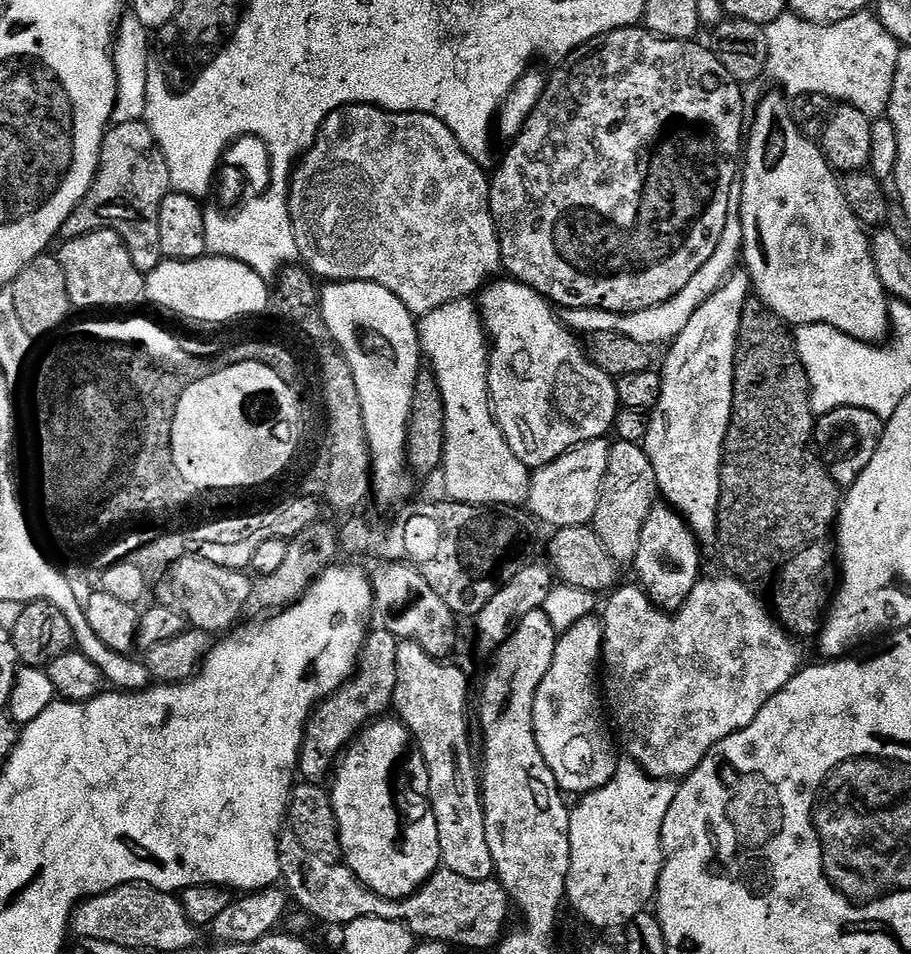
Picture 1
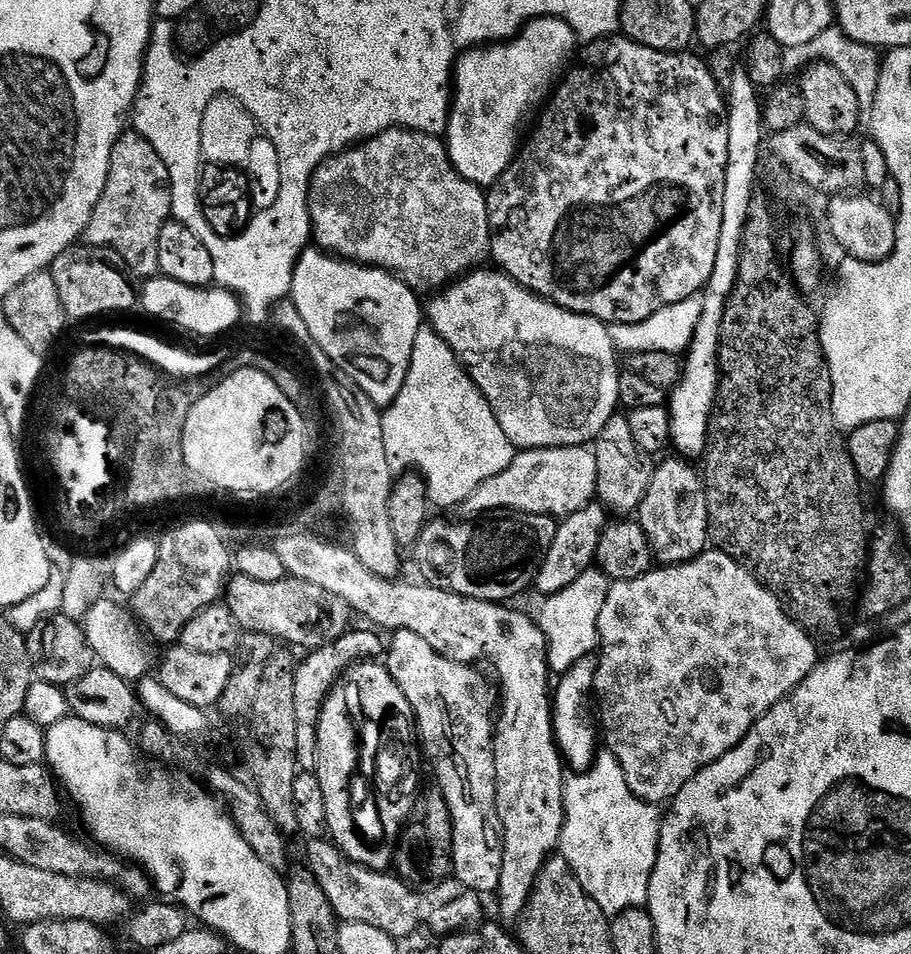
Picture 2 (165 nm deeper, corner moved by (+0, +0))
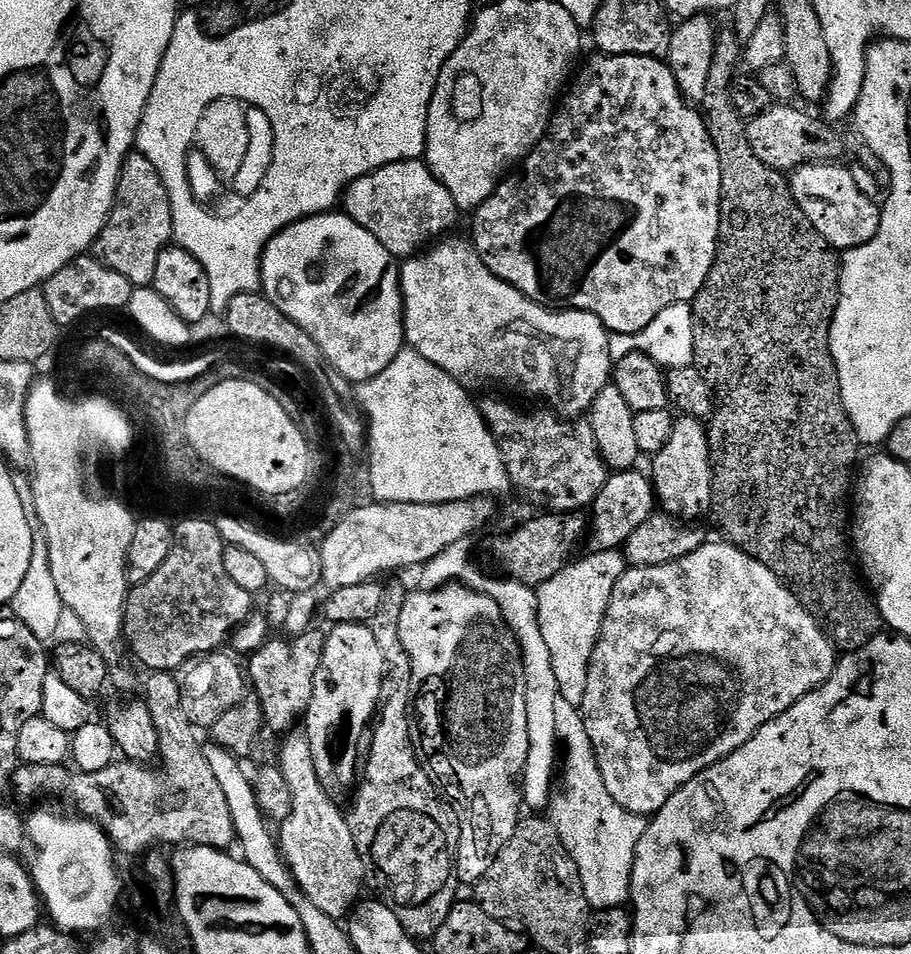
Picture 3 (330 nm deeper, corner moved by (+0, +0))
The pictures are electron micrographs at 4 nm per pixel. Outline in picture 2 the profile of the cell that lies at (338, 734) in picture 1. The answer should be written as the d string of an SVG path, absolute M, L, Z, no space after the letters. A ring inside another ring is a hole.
M353 627L342 638L321 648L313 648L296 666L294 678L294 715L298 718L298 754L296 762L300 772L315 773L318 754L318 722L320 711L333 688L340 683L341 676L357 662L368 662L385 651L386 644L380 641L381 633L371 627Z

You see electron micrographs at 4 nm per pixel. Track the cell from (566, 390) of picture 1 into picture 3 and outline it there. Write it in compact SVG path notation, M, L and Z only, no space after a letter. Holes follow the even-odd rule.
M444 238L439 241L435 246L429 247L427 250L421 251L419 254L407 257L399 265L400 270L400 297L403 300L403 328L404 328L404 338L409 349L414 350L415 355L419 356L422 360L429 360L430 362L434 362L434 366L438 366L442 370L446 370L446 374L450 374L450 378L454 378L460 383L461 389L467 390L467 388L497 388L497 393L500 394L508 394L504 392L513 392L516 396L529 396L529 401L539 402L541 405L547 406L551 411L555 412L557 416L561 418L580 418L580 416L589 411L592 407L592 403L594 402L594 398L598 398L598 394L605 388L608 383L610 383L610 377L614 372L614 361L612 359L612 355L610 354L610 350L608 349L608 338L609 331L605 328L604 324L594 315L593 312L573 312L571 310L553 310L543 304L535 304L530 298L526 298L522 295L517 288L514 286L510 286L504 280L499 280L493 272L488 269L486 266L486 262L482 262L482 258L480 255L476 253L475 247L467 239L464 240L448 240L452 238Z

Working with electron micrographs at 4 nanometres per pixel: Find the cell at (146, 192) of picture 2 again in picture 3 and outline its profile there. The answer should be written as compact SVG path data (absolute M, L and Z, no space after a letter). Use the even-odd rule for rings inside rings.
M139 150L128 153L120 171L120 181L116 187L116 200L108 215L106 226L94 245L94 255L110 270L118 270L122 278L131 282L133 288L147 288L154 282L154 270L158 267L158 254L173 243L172 211L170 194L150 163Z

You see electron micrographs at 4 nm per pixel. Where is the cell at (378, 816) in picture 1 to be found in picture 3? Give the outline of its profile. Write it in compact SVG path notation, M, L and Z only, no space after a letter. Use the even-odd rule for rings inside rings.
M338 624L324 637L324 653L318 662L318 674L314 674L314 686L310 694L310 706L302 717L302 728L310 742L310 754L314 762L314 770L318 778L331 782L339 774L336 763L340 760L340 751L344 748L344 740L351 738L355 732L367 729L373 723L382 703L384 691L384 655L378 650L378 642L374 639L368 624Z

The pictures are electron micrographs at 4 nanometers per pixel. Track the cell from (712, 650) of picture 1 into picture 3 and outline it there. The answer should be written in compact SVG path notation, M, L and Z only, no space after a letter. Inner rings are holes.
M705 542L698 550L694 550L694 554L686 554L686 558L678 562L649 568L625 567L622 578L618 578L614 586L614 594L610 594L610 606L606 610L600 637L590 658L586 692L579 712L584 717L586 733L589 734L590 745L593 746L597 758L598 770L601 771L602 781L614 801L643 818L655 816L662 810L662 806L666 806L666 802L670 802L670 798L679 788L686 786L686 782L690 782L700 772L713 768L718 761L724 760L734 754L734 750L750 742L752 735L762 726L766 726L775 716L790 710L794 702L825 684L836 669L836 645L820 629L813 616L800 605L794 593L750 554L738 550L732 544L715 543Z

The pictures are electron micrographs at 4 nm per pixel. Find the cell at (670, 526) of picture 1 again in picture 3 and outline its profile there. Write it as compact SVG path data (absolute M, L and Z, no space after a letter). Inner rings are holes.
M681 415L672 425L670 442L651 461L650 479L656 489L659 507L667 515L681 522L696 522L700 515L707 513L712 507L712 455L708 449L708 429L701 421L692 416Z

